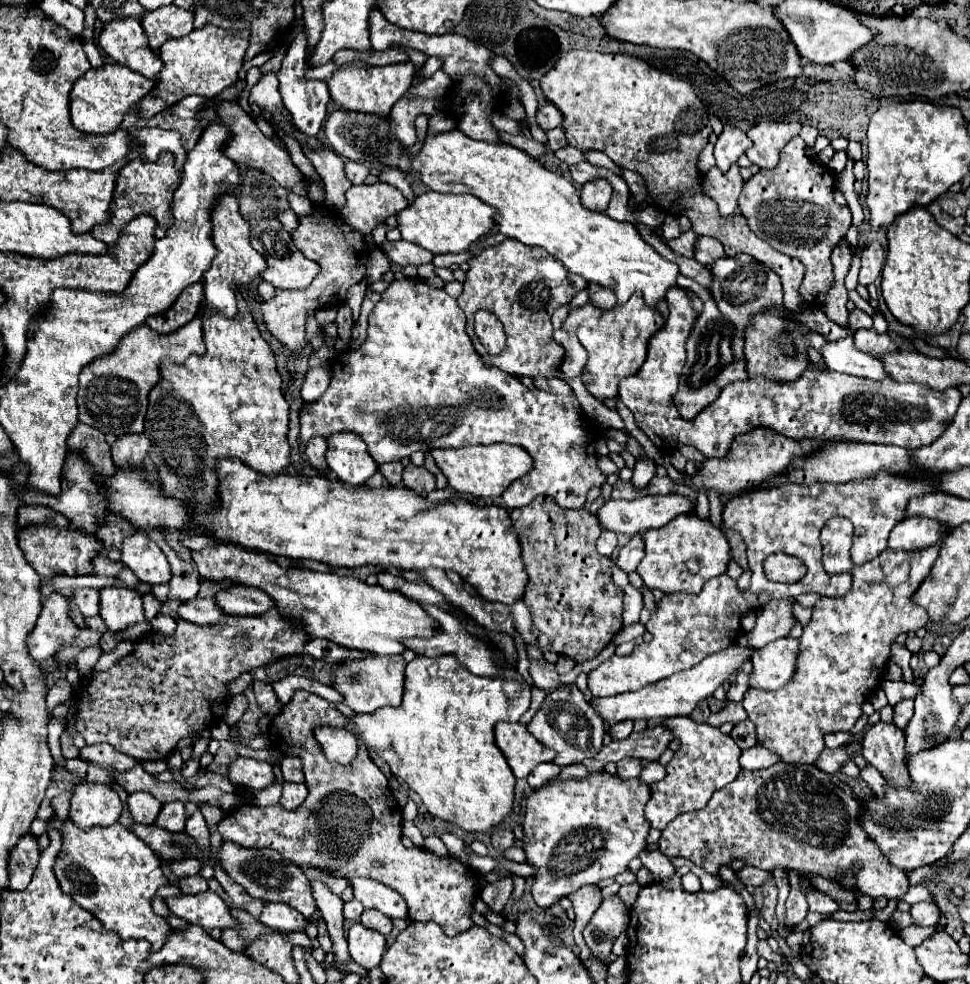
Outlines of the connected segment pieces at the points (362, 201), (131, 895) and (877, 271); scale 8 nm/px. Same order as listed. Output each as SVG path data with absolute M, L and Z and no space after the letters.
M376 182L372 186L352 186L346 192L346 206L340 210L340 214L356 232L368 236L378 224L384 224L388 216L402 212L406 206L408 200L398 188Z
M56 818L52 824L62 832L62 852L58 854L58 860L54 864L54 874L60 882L62 892L70 894L82 908L88 908L108 930L114 930L124 940L148 940L152 944L152 952L158 952L170 936L168 920L152 912L152 898L158 894L160 886L170 884L162 872L158 854L144 840L140 840L134 832L118 822L108 828L96 826L92 830L80 830L76 828L76 824L72 824L72 820L66 820L66 824L62 824Z
M874 240L866 246L866 250L862 252L862 266L860 266L860 278L858 282L862 286L870 286L872 282L878 282L882 276L882 266L886 260L886 250L884 246Z

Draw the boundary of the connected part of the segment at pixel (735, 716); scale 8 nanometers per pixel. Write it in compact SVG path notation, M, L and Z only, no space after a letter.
M726 702L726 706L724 708L720 708L716 714L712 714L710 718L708 718L708 724L712 724L712 726L720 726L722 722L732 722L732 724L736 724L738 720L746 720L748 716L746 716L746 710L744 710L744 706L740 704L740 702Z

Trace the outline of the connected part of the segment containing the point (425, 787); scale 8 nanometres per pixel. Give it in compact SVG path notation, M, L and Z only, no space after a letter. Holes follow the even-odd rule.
M444 654L444 656L438 656L438 658L418 656L416 660L408 662L408 666L406 666L404 698L402 698L402 704L400 704L398 708L380 708L380 710L372 712L372 714L354 714L354 716L350 718L350 722L352 722L354 728L348 728L348 726L346 726L346 728L332 728L332 726L326 726L326 724L324 724L324 726L318 726L318 728L314 730L314 738L316 738L316 742L320 744L320 748L324 750L324 756L328 758L328 762L332 762L332 764L342 764L342 766L350 766L352 760L358 756L358 744L360 744L360 738L362 738L362 742L364 742L368 754L370 754L372 758L382 758L382 760L390 766L392 774L394 774L396 778L402 778L402 780L410 786L410 790L414 790L414 792L422 798L424 806L428 808L428 812L430 812L432 816L438 816L438 818L442 818L442 820L446 820L446 822L450 822L450 824L456 824L456 826L460 826L460 828L466 830L466 832L492 832L492 830L512 812L512 804L514 804L514 786L516 786L516 776L512 774L512 770L510 770L510 766L508 766L508 762L506 762L506 756L500 752L500 748L498 748L496 742L492 740L492 738L494 738L494 724L500 722L500 720L520 720L520 716L522 716L528 708L530 708L530 688L526 686L526 682L524 682L516 672L512 672L512 676L500 676L500 680L484 680L484 678L474 676L472 672L468 672L468 668L464 668L452 654ZM508 682L512 682L512 684L520 690L520 696L516 696L516 698L506 696L504 686L506 686Z

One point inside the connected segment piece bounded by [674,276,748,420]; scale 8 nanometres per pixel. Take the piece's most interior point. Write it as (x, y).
(715, 357)

